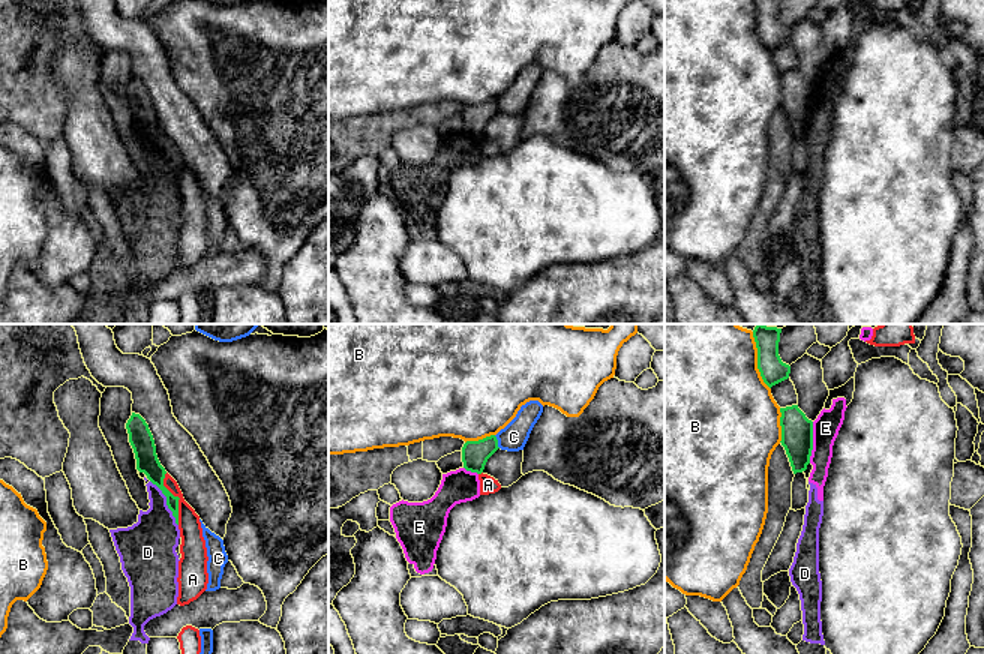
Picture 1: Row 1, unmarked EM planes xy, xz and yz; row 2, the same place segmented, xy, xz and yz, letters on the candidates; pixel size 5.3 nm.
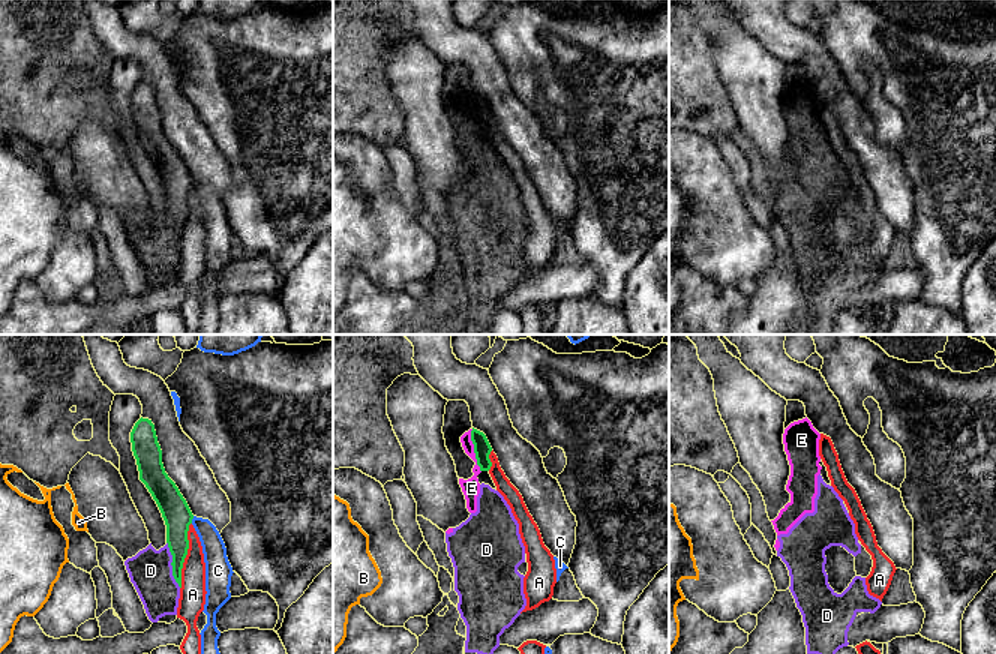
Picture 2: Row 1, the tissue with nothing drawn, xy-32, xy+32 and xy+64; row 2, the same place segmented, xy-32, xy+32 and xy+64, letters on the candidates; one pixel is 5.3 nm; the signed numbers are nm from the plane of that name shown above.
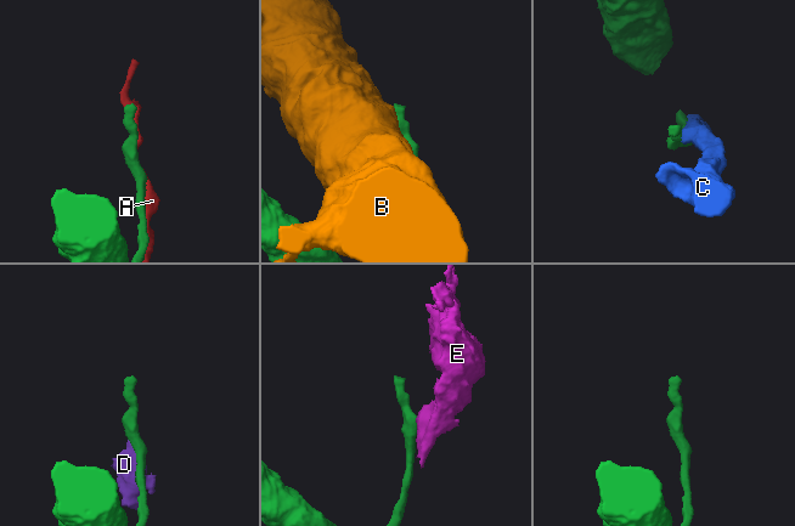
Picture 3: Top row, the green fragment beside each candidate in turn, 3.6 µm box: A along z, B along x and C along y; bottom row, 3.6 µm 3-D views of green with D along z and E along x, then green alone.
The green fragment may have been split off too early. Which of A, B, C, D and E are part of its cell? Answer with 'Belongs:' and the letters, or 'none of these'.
Belongs: none of these

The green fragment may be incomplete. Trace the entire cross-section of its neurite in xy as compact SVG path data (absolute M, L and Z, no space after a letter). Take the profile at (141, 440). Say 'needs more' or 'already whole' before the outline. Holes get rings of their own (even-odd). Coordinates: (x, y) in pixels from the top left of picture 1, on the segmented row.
already whole; M132 412L130 418L126 423L126 429L129 434L129 442L134 448L135 459L136 459L136 470L144 472L147 478L156 484L162 494L166 496L166 506L172 512L176 518L176 524L178 525L178 496L174 496L165 486L165 468L160 465L153 435L148 429L146 420L140 416Z

